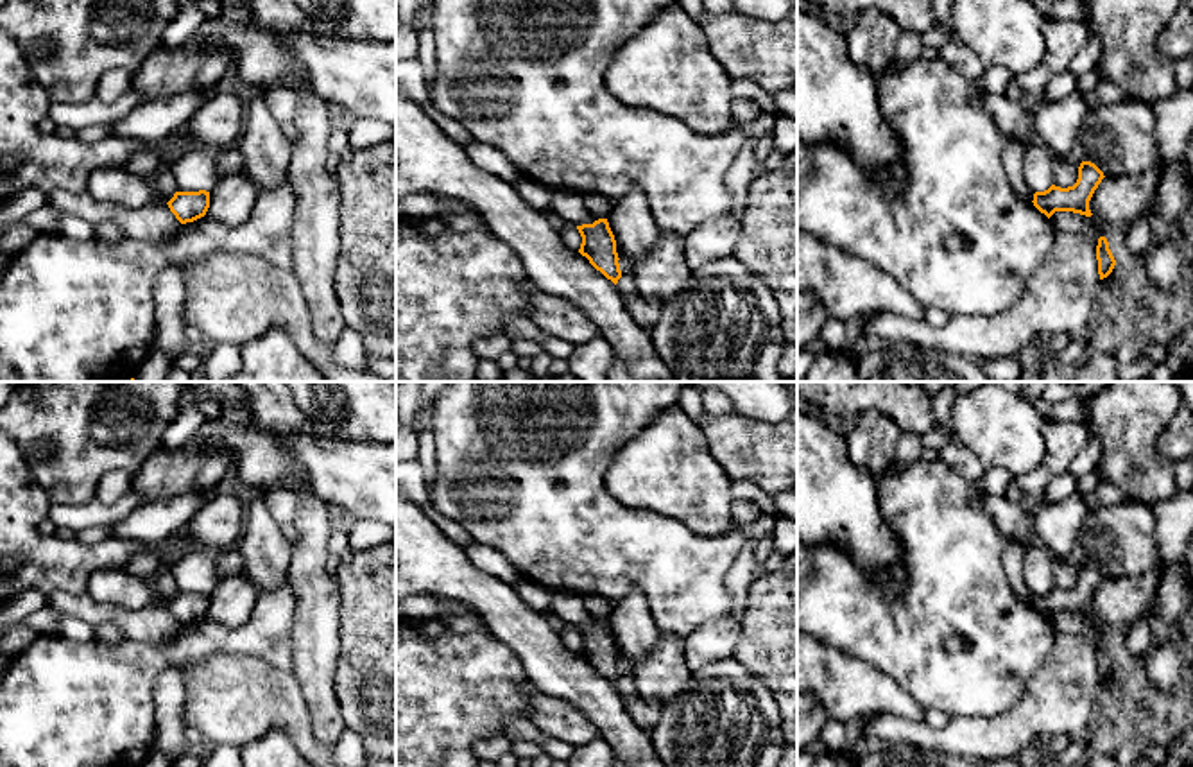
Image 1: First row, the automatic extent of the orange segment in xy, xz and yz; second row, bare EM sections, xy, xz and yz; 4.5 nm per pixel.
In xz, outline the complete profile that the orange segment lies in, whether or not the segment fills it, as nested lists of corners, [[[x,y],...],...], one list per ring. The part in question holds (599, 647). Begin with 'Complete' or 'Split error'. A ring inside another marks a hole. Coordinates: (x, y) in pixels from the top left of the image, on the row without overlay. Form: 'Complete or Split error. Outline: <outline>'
Complete. Outline: [[[598,620],[593,625],[577,627],[582,645],[579,654],[589,661],[589,665],[600,672],[614,686],[622,679],[616,642],[609,629],[607,620]]]

